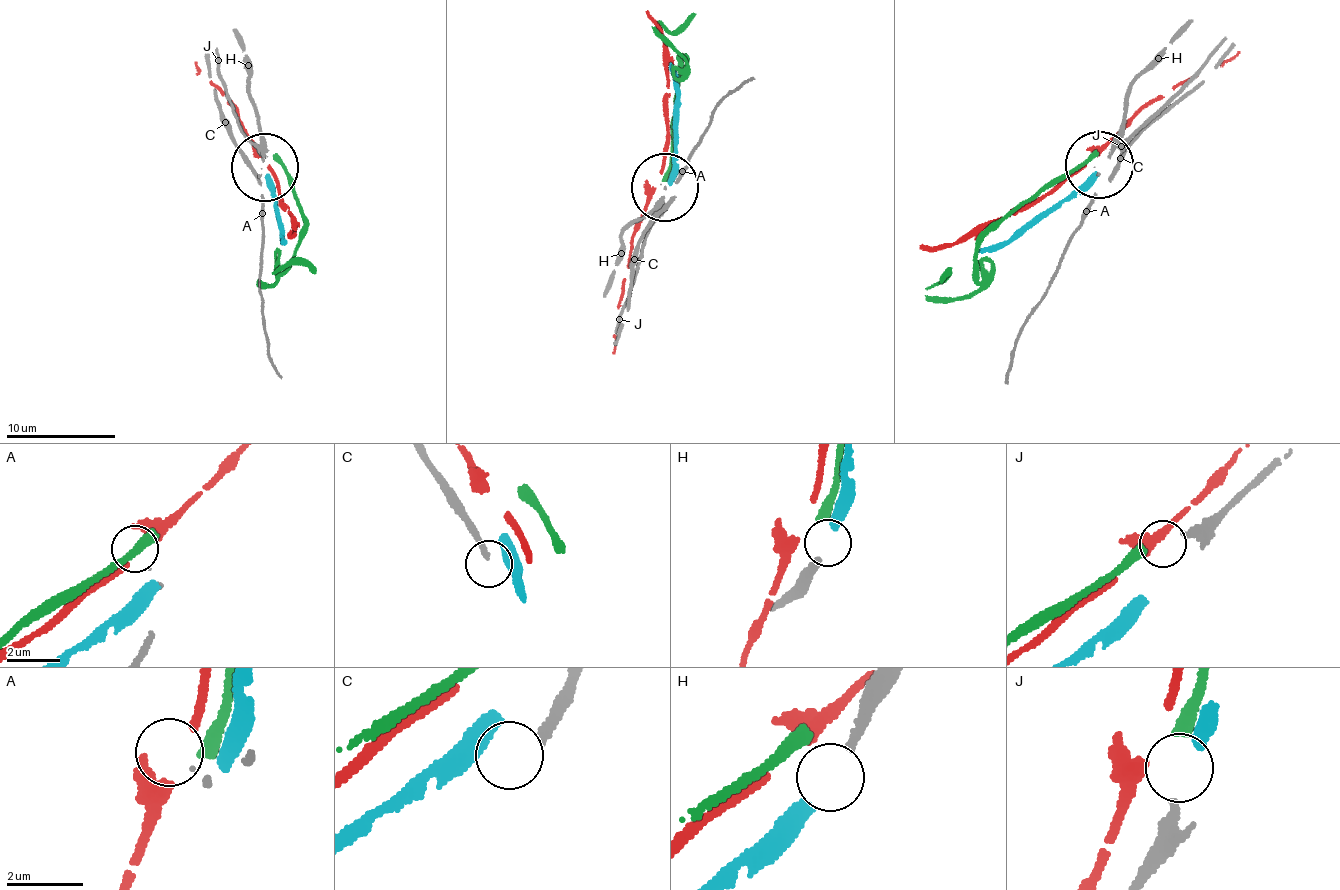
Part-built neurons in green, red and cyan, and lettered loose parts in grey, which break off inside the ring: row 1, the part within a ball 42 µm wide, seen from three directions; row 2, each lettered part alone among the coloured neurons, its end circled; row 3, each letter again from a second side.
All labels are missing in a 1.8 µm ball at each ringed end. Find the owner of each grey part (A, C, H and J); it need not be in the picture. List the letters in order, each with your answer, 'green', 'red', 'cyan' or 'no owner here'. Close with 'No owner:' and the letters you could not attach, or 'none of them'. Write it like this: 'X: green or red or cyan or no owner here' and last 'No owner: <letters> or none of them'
A: no owner here
C: no owner here
H: cyan
J: green
No owner: A, C

